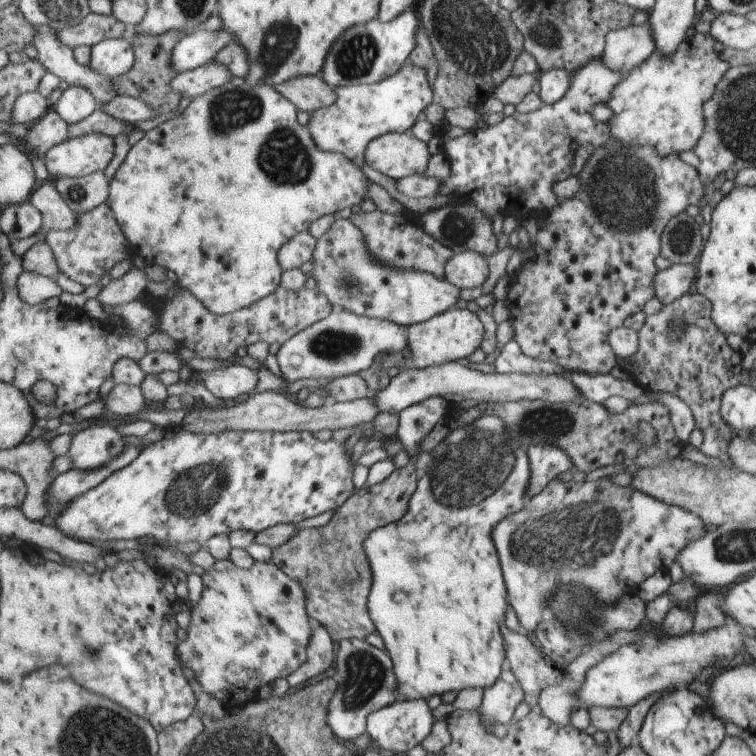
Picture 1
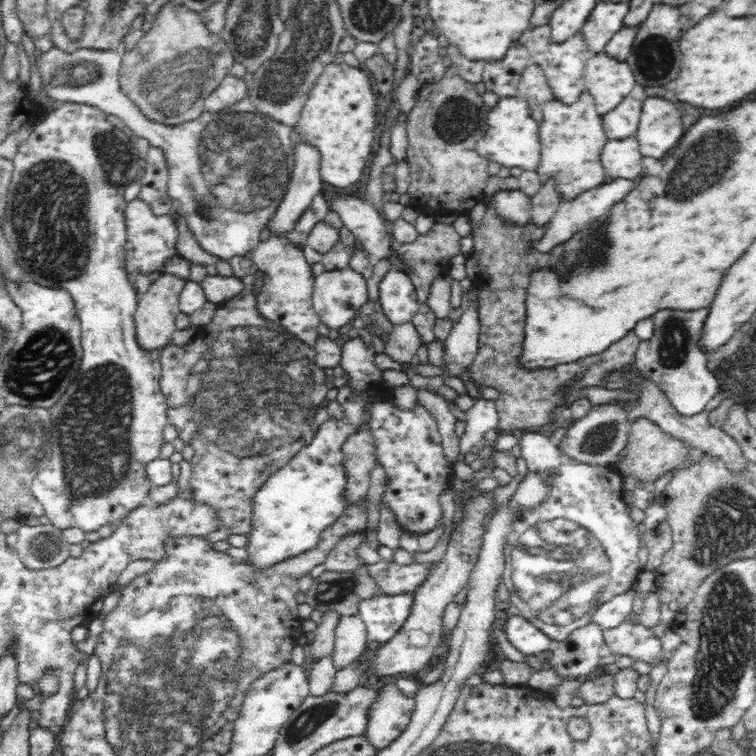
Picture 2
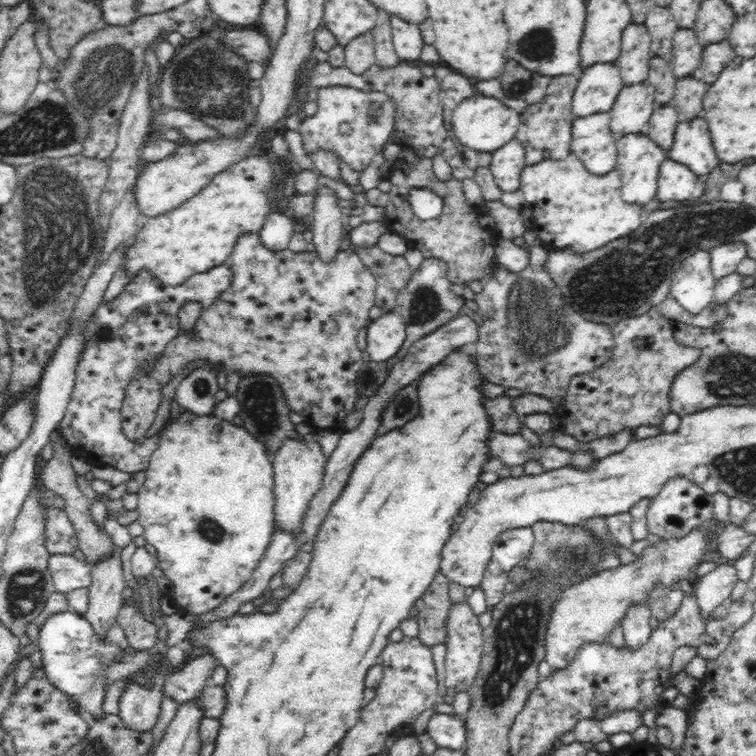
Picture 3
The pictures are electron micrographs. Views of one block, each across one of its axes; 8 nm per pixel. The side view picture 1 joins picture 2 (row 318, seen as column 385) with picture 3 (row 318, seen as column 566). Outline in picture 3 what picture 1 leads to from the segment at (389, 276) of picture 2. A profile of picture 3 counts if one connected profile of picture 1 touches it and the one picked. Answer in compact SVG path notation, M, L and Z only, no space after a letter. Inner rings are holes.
M394 311L373 320L368 326L364 341L367 360L387 362L402 350L406 336L404 322Z

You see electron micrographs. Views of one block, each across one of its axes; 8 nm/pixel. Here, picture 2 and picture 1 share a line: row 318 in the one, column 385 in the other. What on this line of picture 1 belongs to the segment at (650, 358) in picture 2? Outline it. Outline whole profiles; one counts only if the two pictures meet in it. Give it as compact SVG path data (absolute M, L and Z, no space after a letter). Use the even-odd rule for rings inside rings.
M342 639L335 643L335 651L337 653L335 654L333 668L336 672L335 680L338 682L338 687L335 688L335 692L333 692L333 696L331 696L328 703L326 724L339 740L353 741L365 733L365 718L370 713L374 714L381 708L387 707L398 700L398 696L395 694L397 682L395 682L391 658L387 656L385 651L370 646L363 639Z

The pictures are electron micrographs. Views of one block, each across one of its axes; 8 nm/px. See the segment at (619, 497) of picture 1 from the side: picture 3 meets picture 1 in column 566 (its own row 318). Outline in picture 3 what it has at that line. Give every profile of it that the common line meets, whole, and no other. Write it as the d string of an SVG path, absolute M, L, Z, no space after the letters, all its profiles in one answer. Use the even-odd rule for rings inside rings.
M498 264L498 266L492 270L491 276L480 280L480 283L483 289L480 290L480 293L475 294L476 310L480 315L479 339L471 348L476 350L477 366L479 366L480 374L484 375L484 378L487 378L489 382L500 385L506 390L517 389L523 394L534 394L535 396L546 398L552 401L552 405L559 406L565 402L564 399L566 398L566 394L568 394L568 388L573 377L592 372L592 370L603 366L604 362L607 362L608 358L612 357L615 340L611 326L589 322L587 319L584 320L584 318L580 317L580 314L577 314L576 310L570 308L566 303L565 297L560 293L559 287L551 279L550 273L545 268L528 265L520 272L512 272Z

